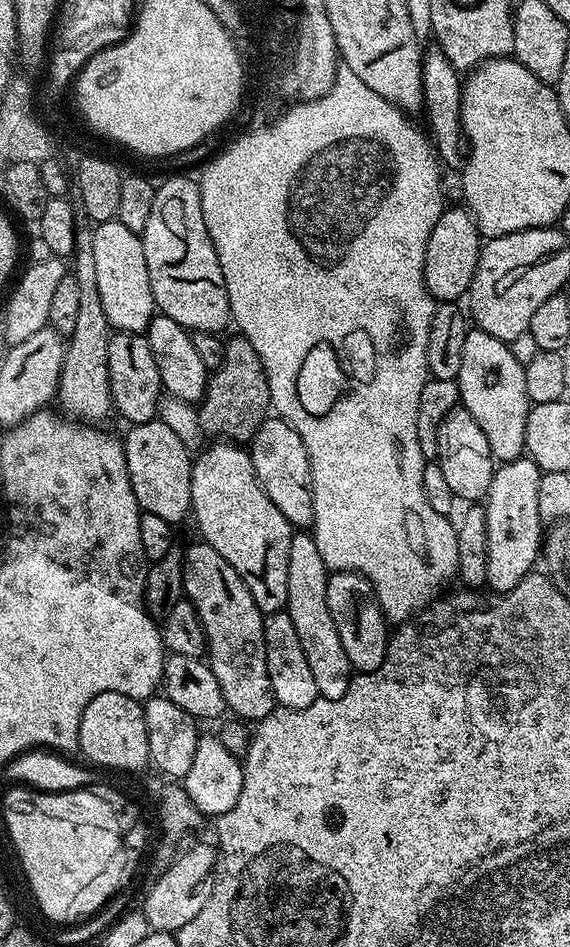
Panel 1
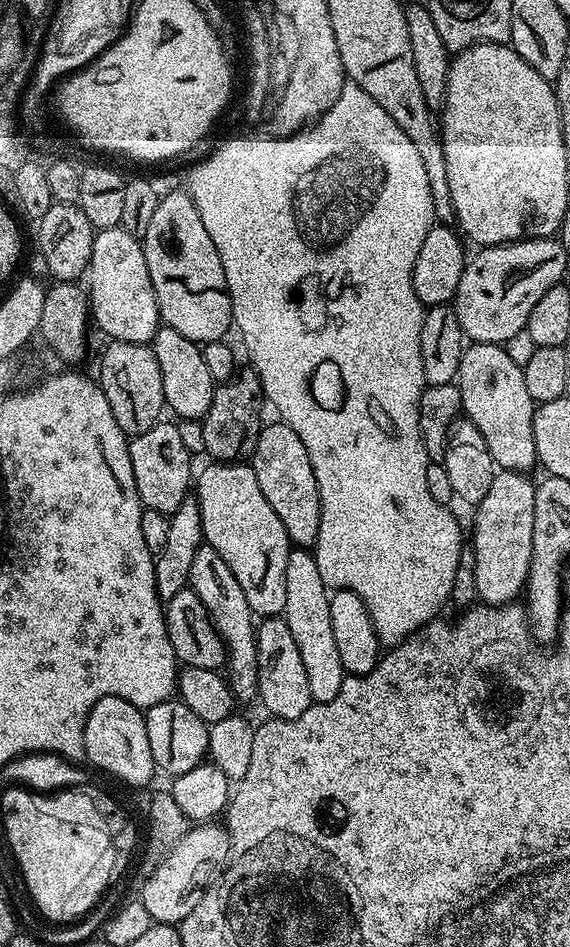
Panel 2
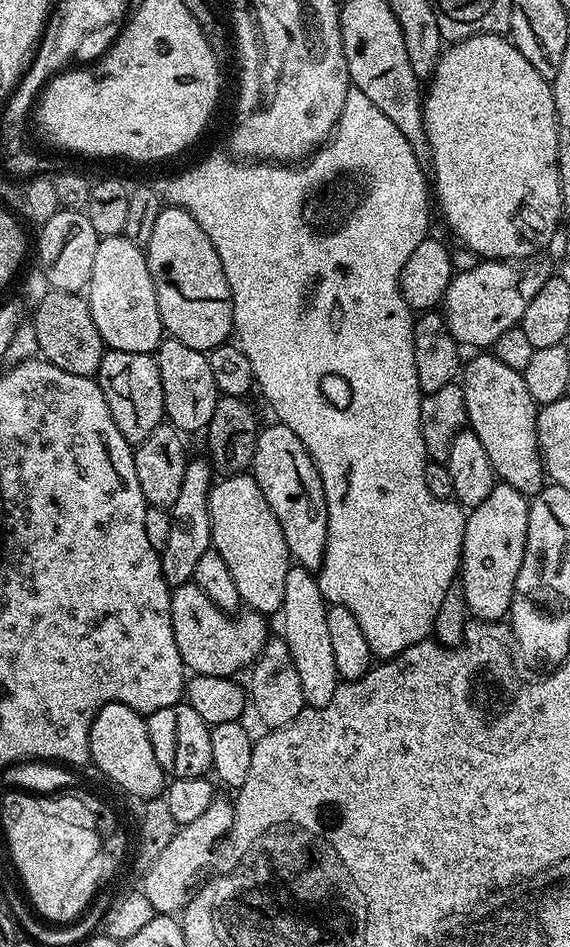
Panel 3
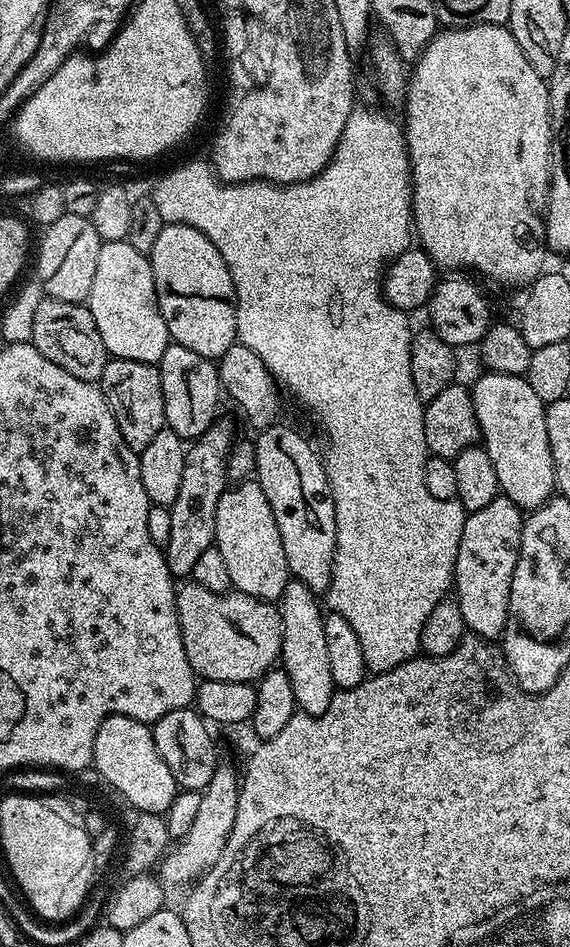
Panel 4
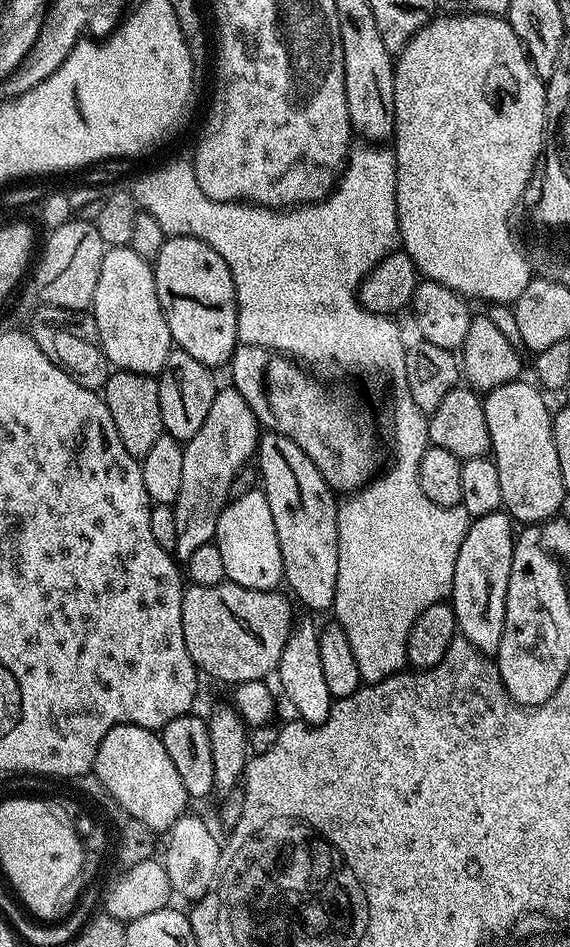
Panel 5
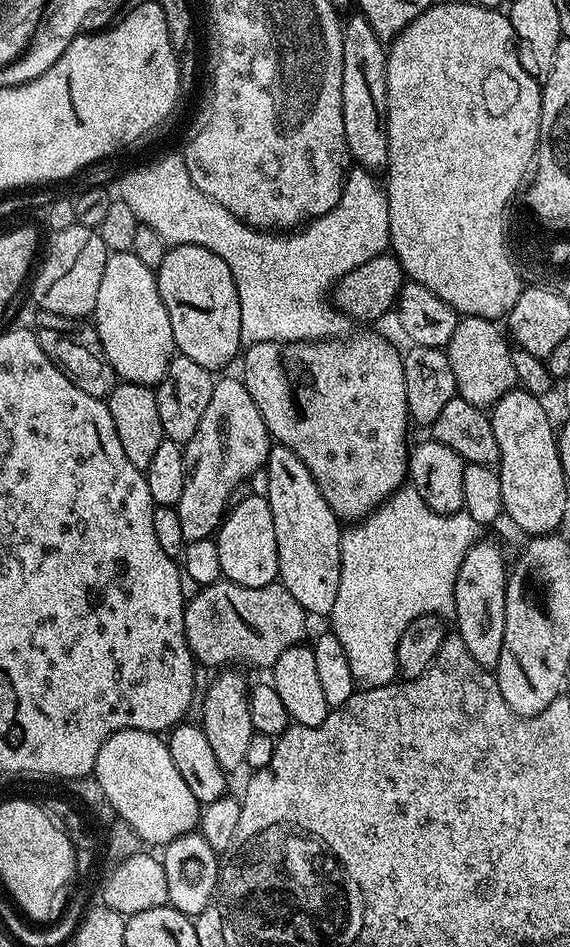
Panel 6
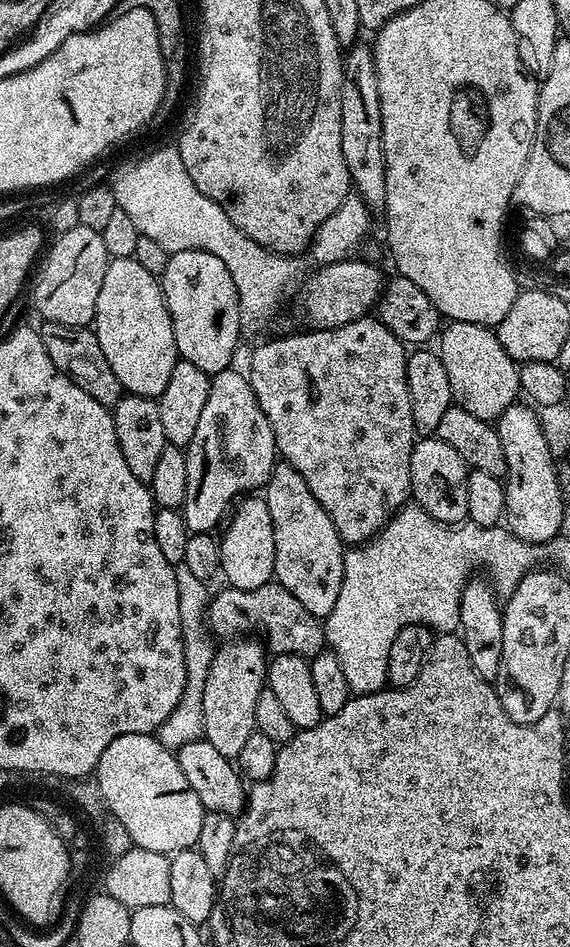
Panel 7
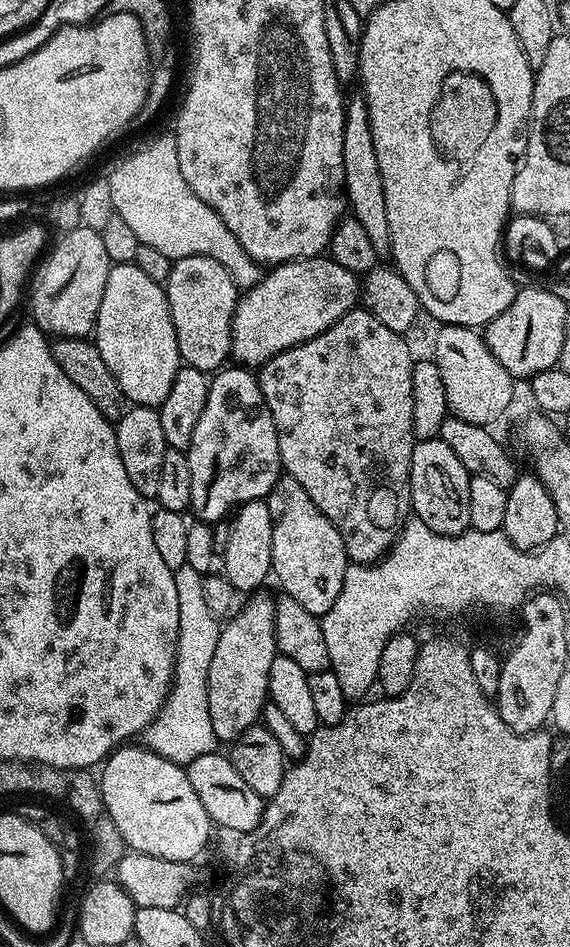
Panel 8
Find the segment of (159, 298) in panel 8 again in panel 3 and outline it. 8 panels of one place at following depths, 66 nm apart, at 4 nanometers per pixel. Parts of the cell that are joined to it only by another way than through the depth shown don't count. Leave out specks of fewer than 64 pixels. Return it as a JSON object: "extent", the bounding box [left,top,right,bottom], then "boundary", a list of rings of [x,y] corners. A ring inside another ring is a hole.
{"extent":[86,234,165,354],"boundary":[[[122,234],[101,239],[98,254],[94,254],[94,270],[86,289],[86,299],[94,326],[98,326],[98,334],[109,349],[130,350],[130,354],[155,353],[160,341],[165,339],[145,249]]]}

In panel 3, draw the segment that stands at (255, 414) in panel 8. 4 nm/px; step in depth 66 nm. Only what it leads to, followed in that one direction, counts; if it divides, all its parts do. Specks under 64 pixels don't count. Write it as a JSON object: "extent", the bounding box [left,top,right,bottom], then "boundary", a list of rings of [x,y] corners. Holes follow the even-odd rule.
{"extent":[160,458,214,589],"boundary":[[[204,458],[201,460],[189,459],[186,475],[182,477],[182,490],[178,493],[177,500],[168,512],[170,539],[167,540],[164,551],[160,553],[162,574],[171,589],[189,583],[196,575],[202,554],[206,554],[212,548],[208,490],[213,483],[214,469],[211,463]]]}

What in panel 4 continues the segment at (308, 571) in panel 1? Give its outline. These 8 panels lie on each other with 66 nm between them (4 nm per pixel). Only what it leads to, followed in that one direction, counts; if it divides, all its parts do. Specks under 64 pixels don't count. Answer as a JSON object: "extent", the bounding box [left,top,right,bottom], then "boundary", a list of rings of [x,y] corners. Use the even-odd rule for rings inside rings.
{"extent":[278,579,334,716],"boundary":[[[289,579],[278,601],[280,617],[284,623],[279,663],[286,678],[290,678],[290,690],[294,690],[297,709],[307,716],[326,714],[334,691],[326,647],[325,613],[320,612],[320,604],[316,600],[319,600],[317,593],[310,591],[302,582]]]}

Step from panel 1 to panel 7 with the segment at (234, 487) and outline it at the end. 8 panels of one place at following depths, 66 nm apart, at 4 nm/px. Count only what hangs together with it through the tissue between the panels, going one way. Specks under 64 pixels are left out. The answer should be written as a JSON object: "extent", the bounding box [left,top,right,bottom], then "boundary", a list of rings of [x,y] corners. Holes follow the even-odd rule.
{"extent":[218,494,274,590],"boundary":[[[248,494],[235,505],[231,516],[224,537],[221,535],[218,540],[220,572],[231,587],[254,590],[269,583],[274,576],[274,522],[270,522],[270,506],[263,495]]]}

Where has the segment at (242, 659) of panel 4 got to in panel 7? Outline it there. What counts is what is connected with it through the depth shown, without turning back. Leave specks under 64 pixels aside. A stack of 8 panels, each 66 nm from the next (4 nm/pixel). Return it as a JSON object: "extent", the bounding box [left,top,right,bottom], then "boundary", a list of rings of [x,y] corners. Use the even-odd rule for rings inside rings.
{"extent":[207,582,326,658],"boundary":[[[275,582],[263,584],[254,590],[224,586],[217,596],[215,593],[209,599],[207,623],[209,631],[216,638],[244,638],[260,631],[267,651],[277,656],[294,654],[311,658],[326,648],[321,617],[310,614],[310,610],[306,610],[306,606],[302,606],[302,602],[298,602],[290,590]]]}

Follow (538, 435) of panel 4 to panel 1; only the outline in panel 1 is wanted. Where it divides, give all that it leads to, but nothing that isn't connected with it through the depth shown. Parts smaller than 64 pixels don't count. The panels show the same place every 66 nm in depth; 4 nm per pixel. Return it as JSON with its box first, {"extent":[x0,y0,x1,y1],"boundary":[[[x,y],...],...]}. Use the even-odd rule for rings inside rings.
{"extent":[458,327,530,461],"boundary":[[[473,327],[462,346],[462,370],[458,377],[460,404],[478,422],[497,461],[519,460],[525,455],[526,418],[530,401],[526,394],[524,365],[514,358],[509,341],[494,338]]]}

